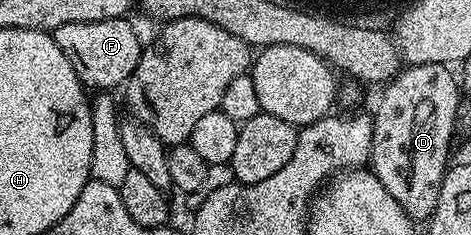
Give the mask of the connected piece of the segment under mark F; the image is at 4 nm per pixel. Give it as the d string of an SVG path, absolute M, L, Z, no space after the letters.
M120 17L95 22L60 24L60 28L52 31L60 52L68 56L72 68L76 68L76 76L82 81L82 85L91 91L113 91L113 86L121 87L129 83L130 77L134 74L144 49L144 42L138 39L133 24L126 21L130 20Z

